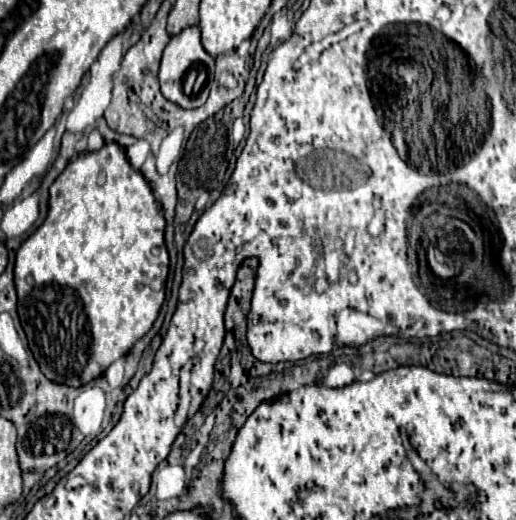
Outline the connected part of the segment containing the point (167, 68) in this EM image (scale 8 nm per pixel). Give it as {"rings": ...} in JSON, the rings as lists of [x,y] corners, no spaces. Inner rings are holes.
{"rings":[[[188,26],[180,34],[172,36],[168,46],[164,48],[160,64],[160,90],[164,98],[182,108],[198,108],[208,100],[212,82],[214,82],[214,58],[202,46],[200,28]]]}

